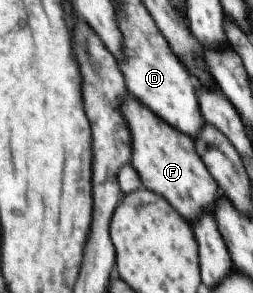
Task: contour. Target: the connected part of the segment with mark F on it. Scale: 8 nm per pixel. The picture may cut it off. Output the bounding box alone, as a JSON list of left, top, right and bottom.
[120,95,220,219]

